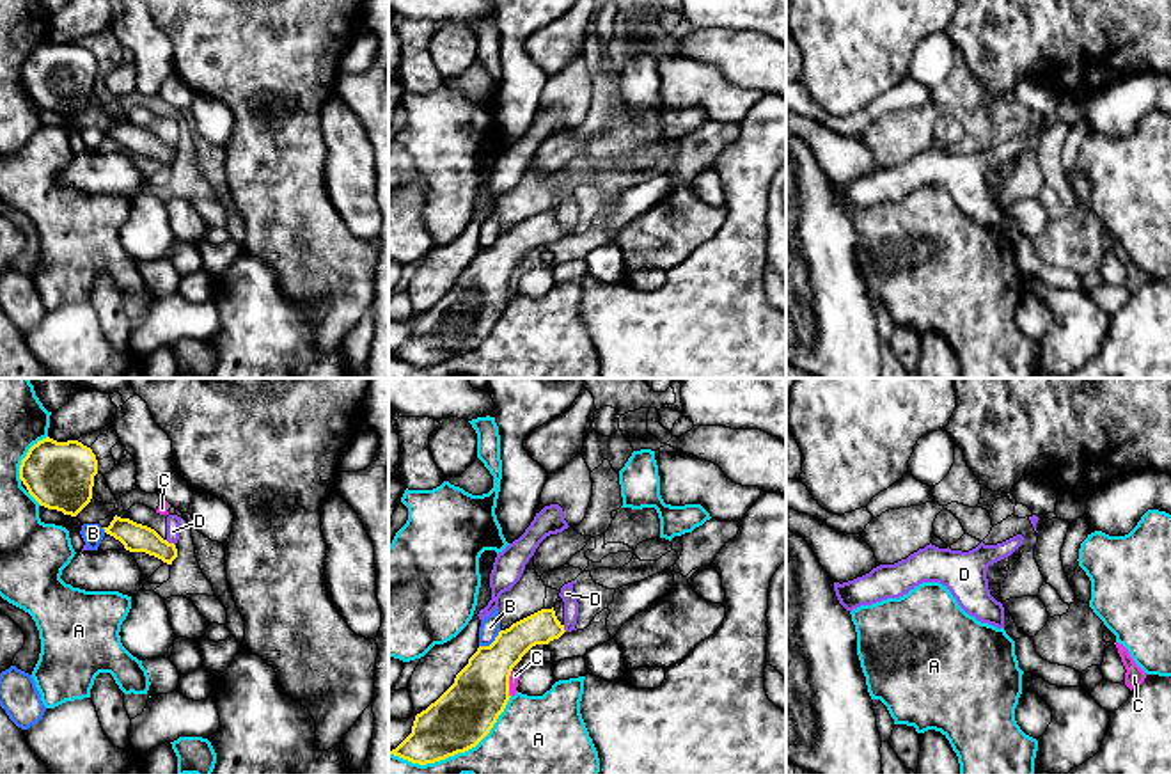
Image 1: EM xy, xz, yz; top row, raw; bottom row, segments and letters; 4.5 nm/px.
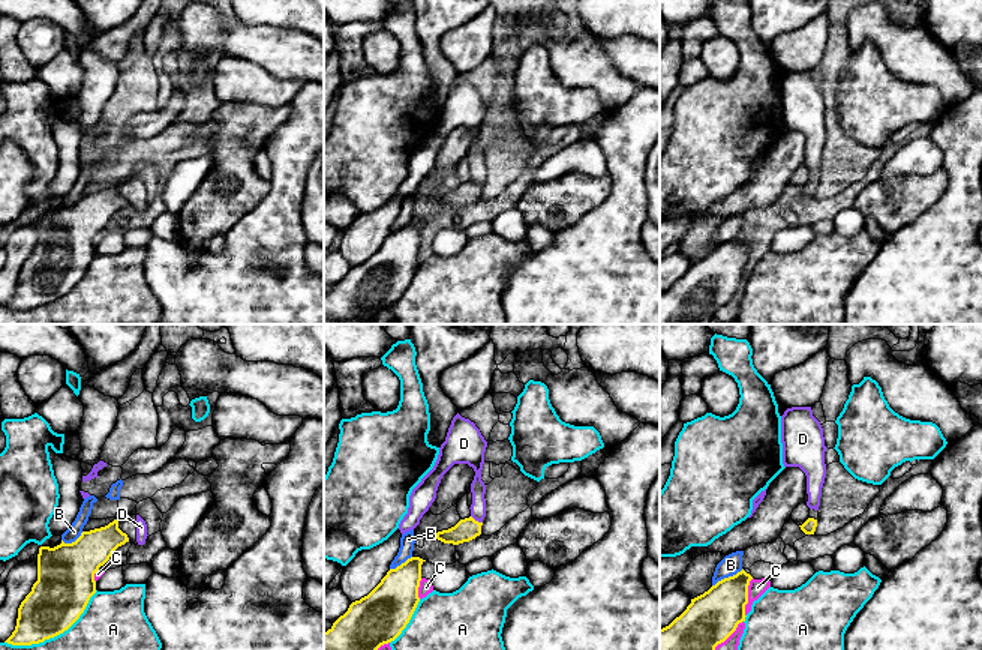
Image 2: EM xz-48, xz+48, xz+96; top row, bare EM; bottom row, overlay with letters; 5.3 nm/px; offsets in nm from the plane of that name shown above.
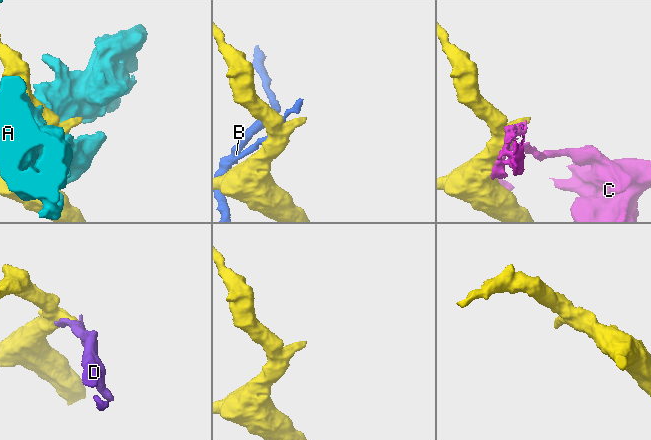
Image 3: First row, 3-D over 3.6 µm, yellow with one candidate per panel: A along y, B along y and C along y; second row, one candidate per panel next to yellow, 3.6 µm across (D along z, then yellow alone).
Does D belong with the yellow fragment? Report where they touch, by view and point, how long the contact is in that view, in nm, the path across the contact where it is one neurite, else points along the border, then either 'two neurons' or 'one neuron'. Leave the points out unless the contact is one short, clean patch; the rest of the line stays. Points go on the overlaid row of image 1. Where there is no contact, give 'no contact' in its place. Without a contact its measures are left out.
contact xy (171, 544); length 50 nm; border xy (165, 540), (174, 545); two neurons

